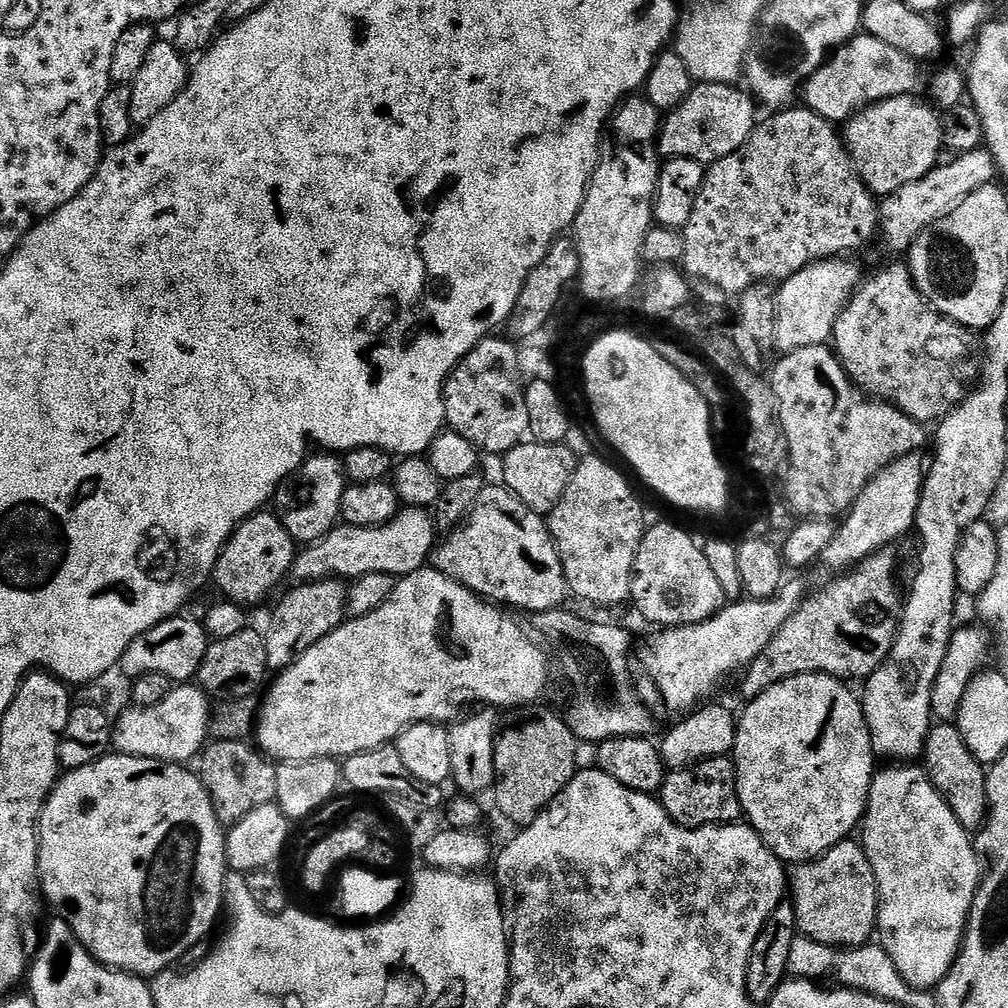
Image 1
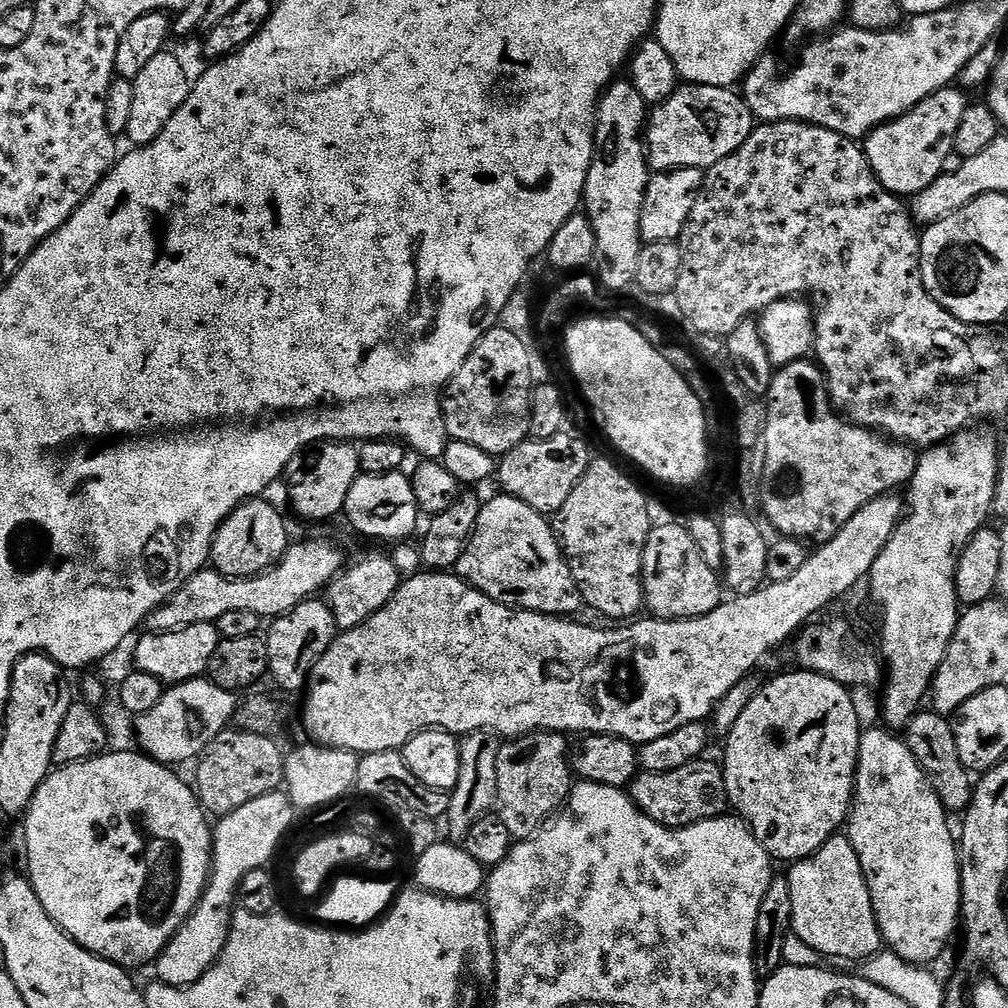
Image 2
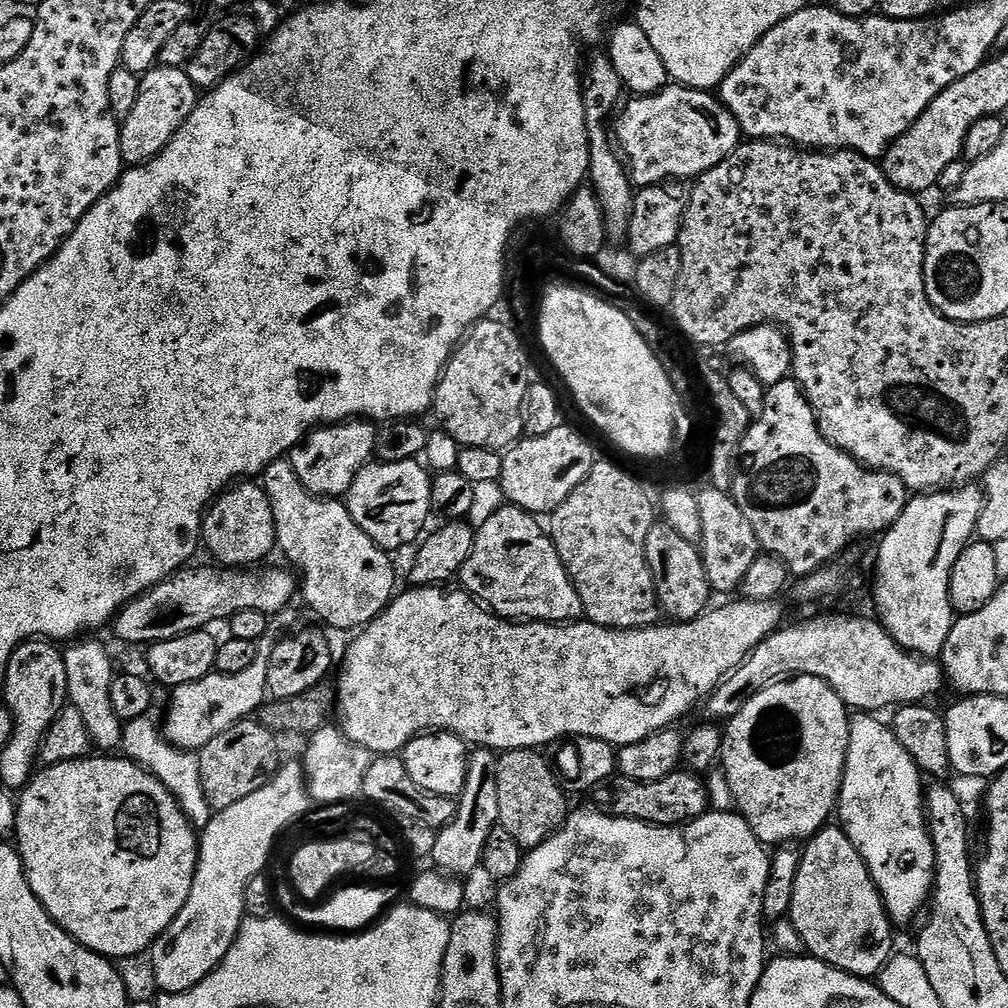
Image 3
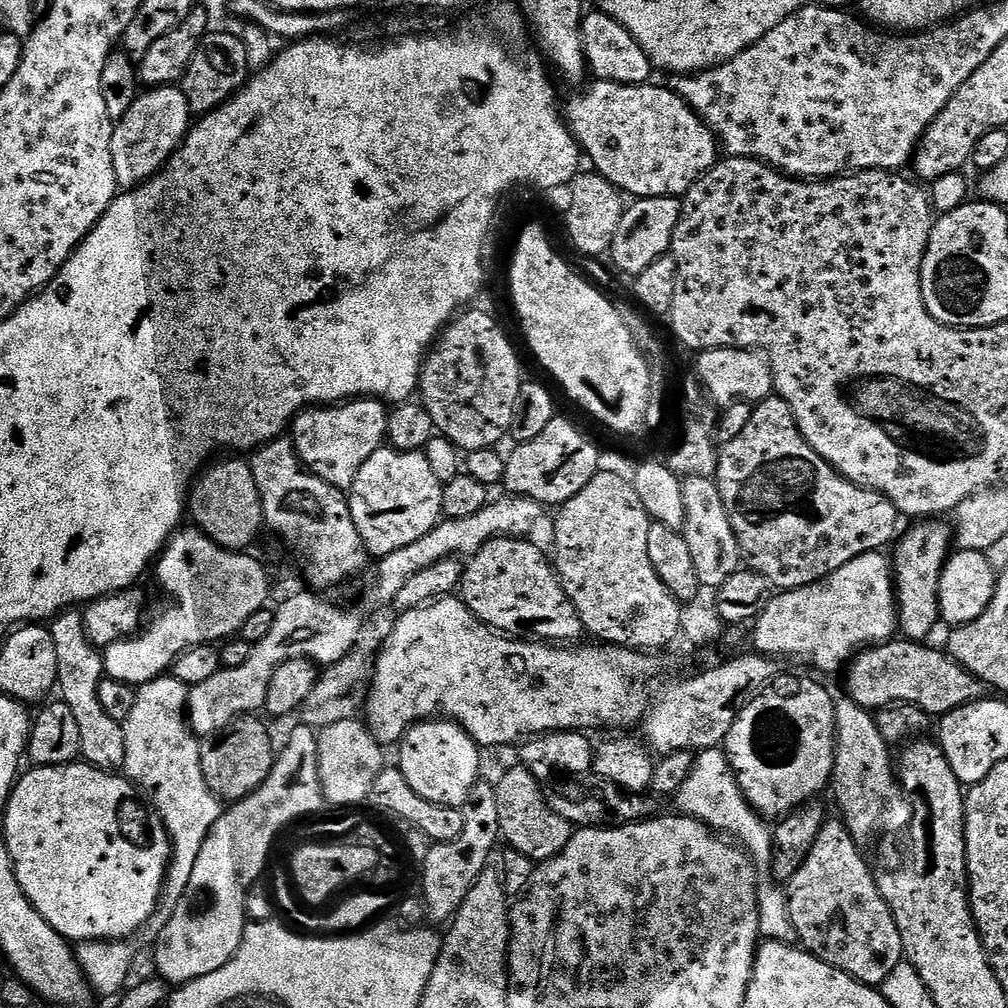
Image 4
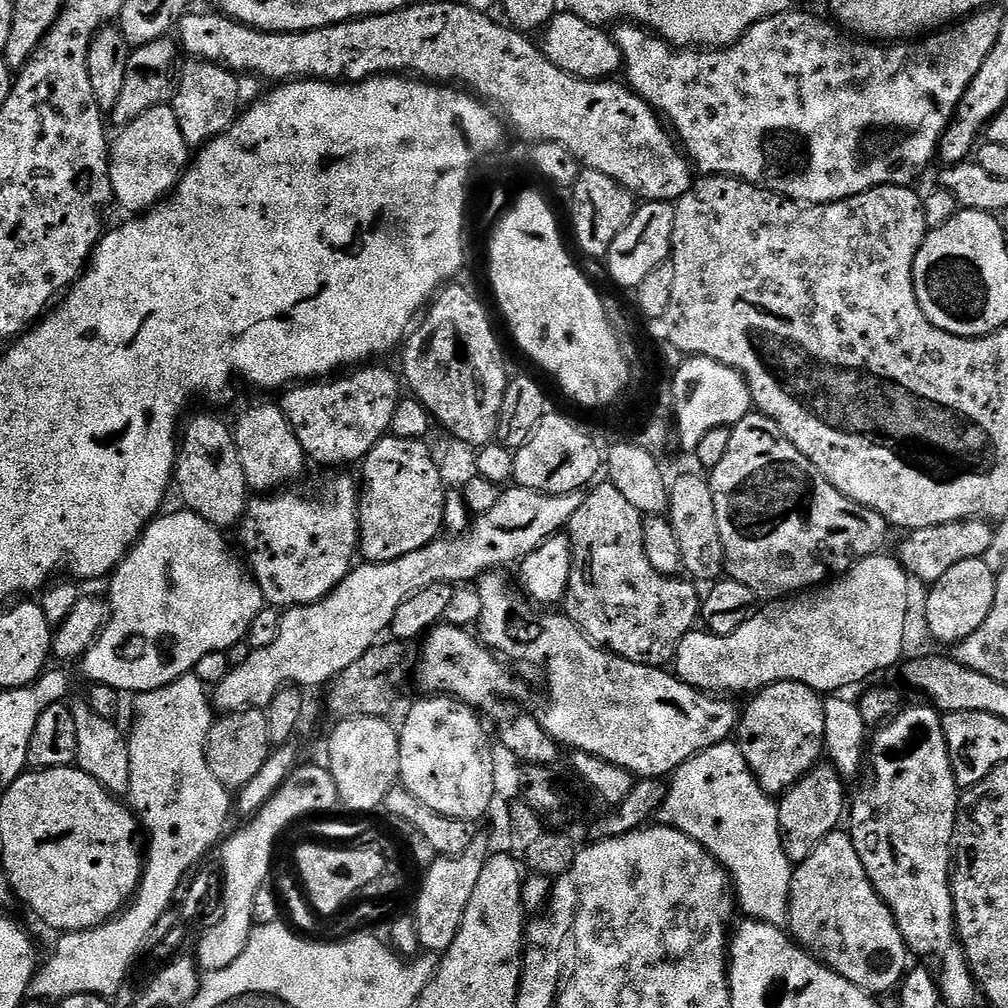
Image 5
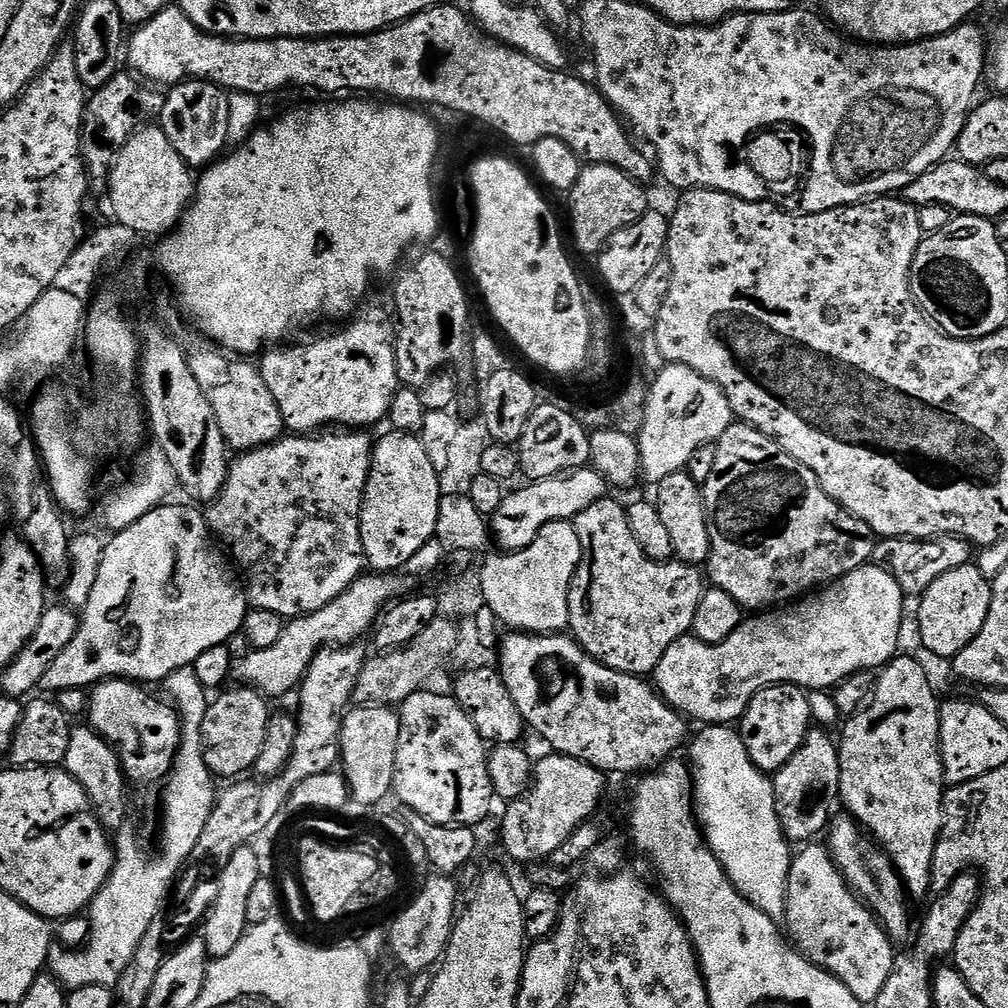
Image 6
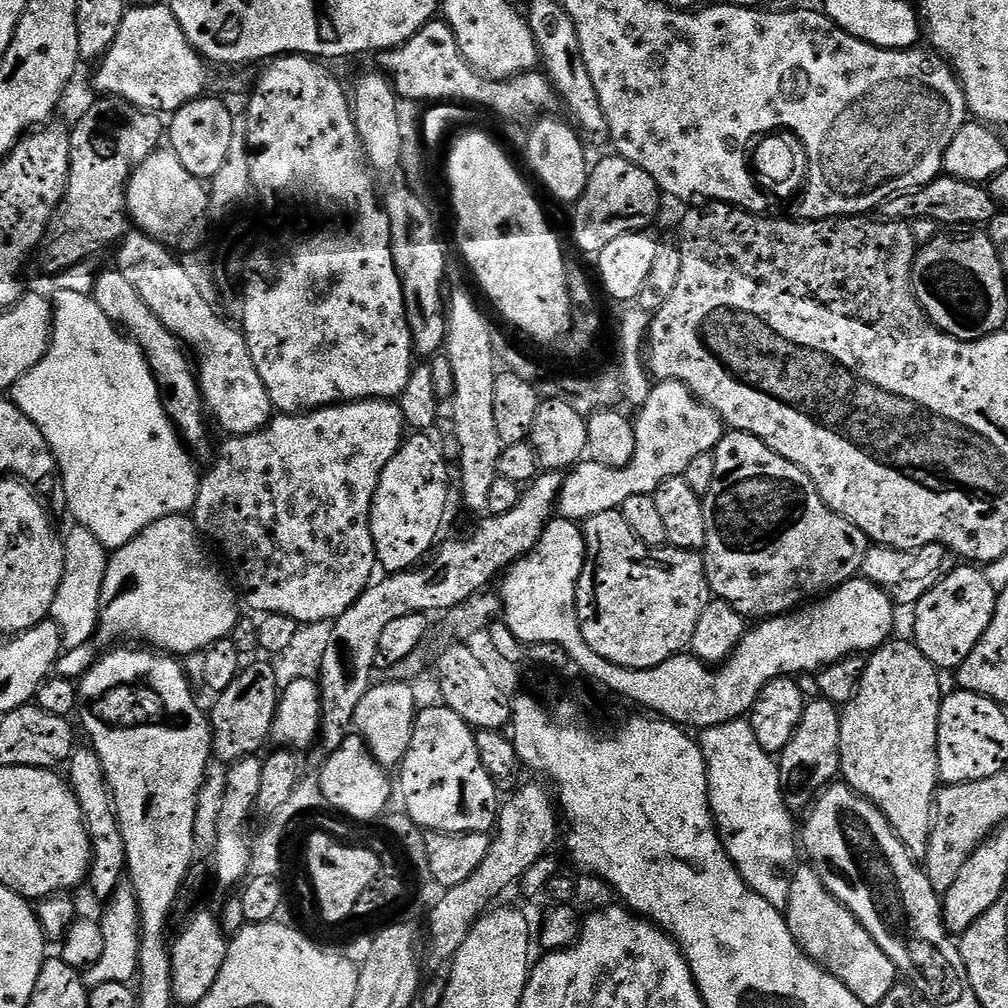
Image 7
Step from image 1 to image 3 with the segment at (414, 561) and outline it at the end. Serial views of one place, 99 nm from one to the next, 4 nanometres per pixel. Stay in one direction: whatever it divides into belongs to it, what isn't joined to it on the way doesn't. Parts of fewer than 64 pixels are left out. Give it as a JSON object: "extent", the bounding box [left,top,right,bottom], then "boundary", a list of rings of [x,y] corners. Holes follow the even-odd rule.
{"extent":[114,567,298,646],"boundary":[[[185,567],[173,576],[168,576],[161,584],[156,584],[153,588],[146,589],[138,598],[134,598],[125,604],[114,617],[116,624],[116,636],[120,640],[125,640],[128,644],[141,644],[147,646],[156,643],[158,640],[169,640],[178,638],[187,632],[198,632],[207,629],[208,624],[215,620],[227,621],[229,616],[238,614],[242,610],[258,610],[265,612],[269,618],[285,611],[292,600],[292,595],[298,592],[298,580],[284,568],[264,568],[259,570],[221,570],[219,567],[212,568],[192,568]]]}

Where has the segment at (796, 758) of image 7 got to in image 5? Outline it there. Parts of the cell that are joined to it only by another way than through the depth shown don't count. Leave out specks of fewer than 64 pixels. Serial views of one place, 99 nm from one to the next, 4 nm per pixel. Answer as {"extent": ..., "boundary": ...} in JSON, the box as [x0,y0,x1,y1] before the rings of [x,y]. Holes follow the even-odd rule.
{"extent":[778,762,846,865],"boundary":[[[821,762],[803,776],[796,785],[783,793],[778,800],[778,818],[780,819],[780,837],[786,850],[786,858],[792,865],[801,864],[810,854],[814,854],[814,846],[826,838],[826,834],[837,831],[841,827],[840,819],[846,816],[845,781],[836,775],[831,763]]]}

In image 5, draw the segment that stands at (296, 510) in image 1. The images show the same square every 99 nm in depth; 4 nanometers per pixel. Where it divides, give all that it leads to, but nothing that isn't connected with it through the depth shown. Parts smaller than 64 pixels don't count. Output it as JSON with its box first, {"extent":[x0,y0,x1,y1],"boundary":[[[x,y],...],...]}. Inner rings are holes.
{"extent":[282,366,402,470],"boundary":[[[360,366],[339,378],[327,382],[304,382],[292,386],[283,393],[282,407],[290,426],[297,435],[307,459],[314,465],[325,464],[332,470],[340,470],[343,464],[359,465],[379,440],[389,435],[394,418],[394,410],[402,399],[401,381],[388,368],[372,368],[376,366]]]}

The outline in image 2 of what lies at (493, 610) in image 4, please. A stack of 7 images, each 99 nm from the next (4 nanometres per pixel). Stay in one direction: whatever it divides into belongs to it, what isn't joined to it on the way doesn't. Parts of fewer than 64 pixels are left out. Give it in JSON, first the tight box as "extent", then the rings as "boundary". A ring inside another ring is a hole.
{"extent":[455,494,582,618],"boundary":[[[507,494],[499,495],[481,503],[478,522],[455,566],[460,579],[512,608],[565,618],[576,614],[582,608],[580,593],[576,591],[553,525],[549,521],[547,524],[544,521],[547,519],[526,506],[526,502]]]}

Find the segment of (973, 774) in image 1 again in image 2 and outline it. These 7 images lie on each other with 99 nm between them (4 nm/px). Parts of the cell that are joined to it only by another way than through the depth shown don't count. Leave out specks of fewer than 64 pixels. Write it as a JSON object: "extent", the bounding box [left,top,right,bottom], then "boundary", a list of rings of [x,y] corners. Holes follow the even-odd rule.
{"extent":[902,710,974,814],"boundary":[[[921,710],[912,717],[907,728],[903,729],[902,736],[914,758],[928,775],[932,789],[948,809],[949,813],[960,814],[967,809],[972,801],[974,780],[969,769],[964,767],[962,758],[958,758],[958,742],[954,742],[953,721],[946,716],[940,716],[931,710]]]}

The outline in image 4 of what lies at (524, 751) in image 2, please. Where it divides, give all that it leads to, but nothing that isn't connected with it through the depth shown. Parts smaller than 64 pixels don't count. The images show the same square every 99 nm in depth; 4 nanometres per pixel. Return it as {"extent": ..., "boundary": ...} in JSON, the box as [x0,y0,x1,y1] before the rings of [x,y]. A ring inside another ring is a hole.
{"extent":[494,766,574,862],"boundary":[[[515,766],[494,787],[498,798],[498,822],[503,843],[509,849],[520,852],[526,859],[543,862],[554,858],[570,842],[574,826],[562,818],[548,804],[546,792],[540,789],[541,781],[530,770]]]}

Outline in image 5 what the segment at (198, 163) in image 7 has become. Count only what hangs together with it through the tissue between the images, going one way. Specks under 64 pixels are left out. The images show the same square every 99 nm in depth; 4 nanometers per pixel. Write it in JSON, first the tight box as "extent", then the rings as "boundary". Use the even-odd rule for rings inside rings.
{"extent":[170,58,242,146],"boundary":[[[192,58],[187,62],[189,64],[185,63],[179,73],[176,95],[172,97],[170,107],[178,118],[178,126],[182,126],[182,138],[186,138],[190,146],[203,146],[237,121],[242,111],[238,98],[238,76],[232,69],[209,60]]]}

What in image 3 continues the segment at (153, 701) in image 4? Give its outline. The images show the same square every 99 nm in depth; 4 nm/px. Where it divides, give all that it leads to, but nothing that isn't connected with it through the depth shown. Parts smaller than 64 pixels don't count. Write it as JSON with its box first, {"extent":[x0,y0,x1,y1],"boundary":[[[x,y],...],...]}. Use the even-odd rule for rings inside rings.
{"extent":[122,714,214,830],"boundary":[[[149,714],[142,718],[134,718],[124,724],[122,734],[122,752],[129,760],[133,760],[140,768],[145,768],[178,802],[178,806],[192,827],[203,830],[214,815],[214,810],[206,802],[206,794],[202,794],[202,776],[200,774],[200,757],[197,753],[176,748],[166,737],[159,719]]]}

